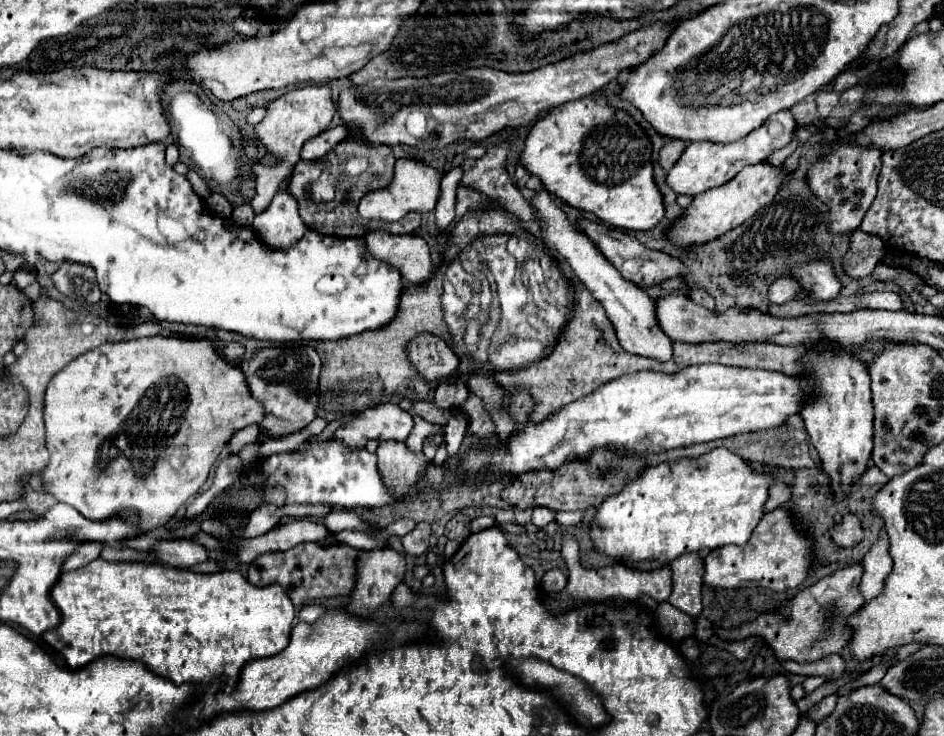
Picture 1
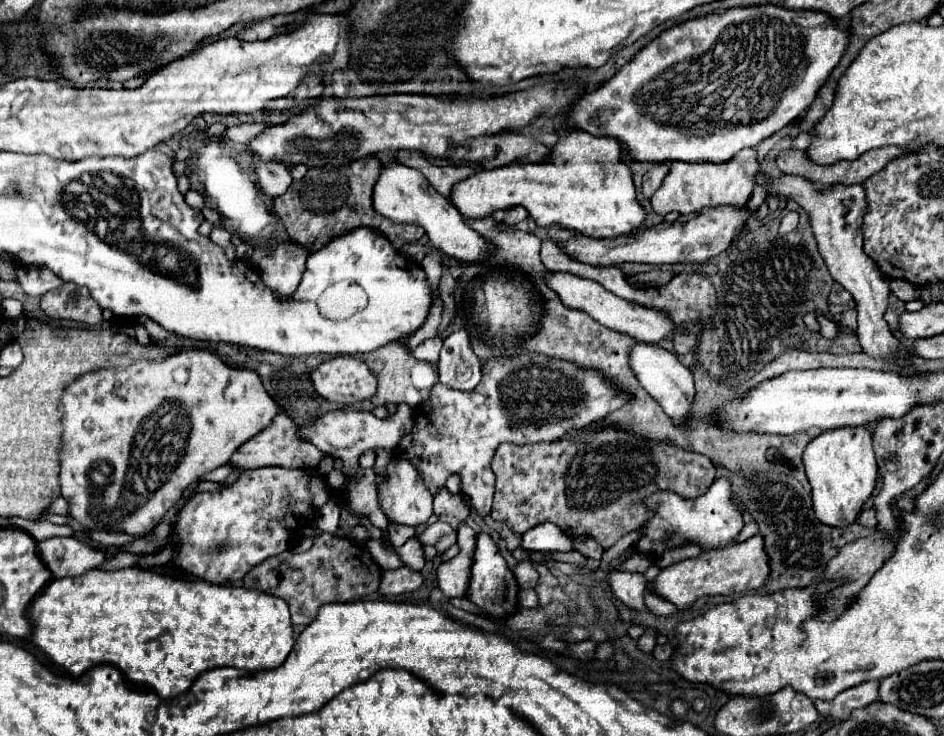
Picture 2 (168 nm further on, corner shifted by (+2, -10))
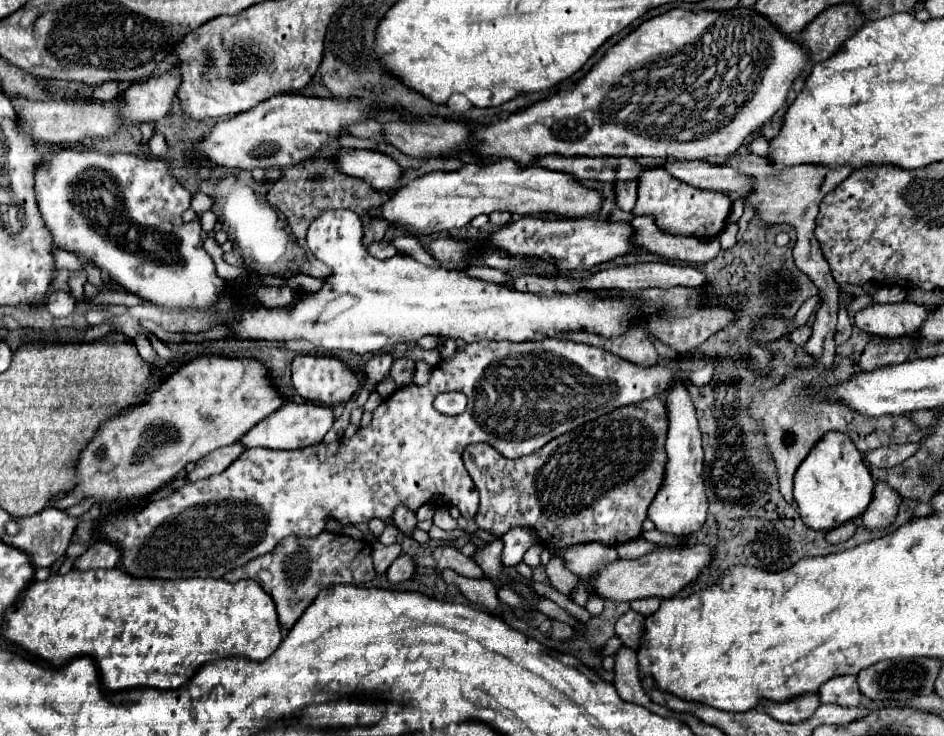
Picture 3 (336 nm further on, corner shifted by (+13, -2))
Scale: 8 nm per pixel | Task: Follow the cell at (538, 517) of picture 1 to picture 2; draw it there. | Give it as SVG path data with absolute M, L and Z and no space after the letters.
M543 522L523 534L521 546L525 550L545 550L545 552L569 552L573 550L569 536L555 524Z

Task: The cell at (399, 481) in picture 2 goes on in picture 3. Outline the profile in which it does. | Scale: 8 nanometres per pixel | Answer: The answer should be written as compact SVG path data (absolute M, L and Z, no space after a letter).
M400 506L396 508L394 512L394 524L398 526L398 530L404 534L404 536L412 536L412 532L416 530L416 514L412 510L408 510L406 506Z

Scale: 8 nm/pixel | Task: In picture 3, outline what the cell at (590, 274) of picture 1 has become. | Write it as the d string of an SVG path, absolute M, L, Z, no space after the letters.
M682 382L674 384L662 396L666 400L668 422L670 422L668 440L666 440L668 464L666 464L662 488L658 490L656 498L652 500L648 508L648 518L656 524L656 530L660 532L690 536L704 526L706 514L708 514L708 498L706 498L704 478L702 478L704 452L702 452L702 442L700 442L700 430L698 430L698 420L696 420L690 394Z

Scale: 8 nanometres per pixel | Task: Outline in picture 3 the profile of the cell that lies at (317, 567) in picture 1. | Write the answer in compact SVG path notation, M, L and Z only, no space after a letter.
M322 532L314 538L288 536L284 538L270 554L264 554L248 564L224 574L224 580L238 582L244 578L256 580L274 600L278 612L278 624L284 630L290 630L304 610L314 602L320 590L332 584L366 584L376 576L372 564L372 546L364 540L354 540L342 534Z

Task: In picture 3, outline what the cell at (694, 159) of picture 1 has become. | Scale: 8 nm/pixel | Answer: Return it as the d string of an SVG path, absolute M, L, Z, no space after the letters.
M652 168L638 178L638 200L632 210L634 216L654 216L656 226L672 236L692 236L698 240L716 238L724 230L732 202L724 194L700 190L680 180L674 180L664 168Z

